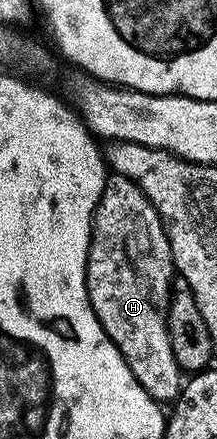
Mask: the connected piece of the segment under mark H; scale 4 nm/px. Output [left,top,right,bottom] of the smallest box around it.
[86,173,184,403]

